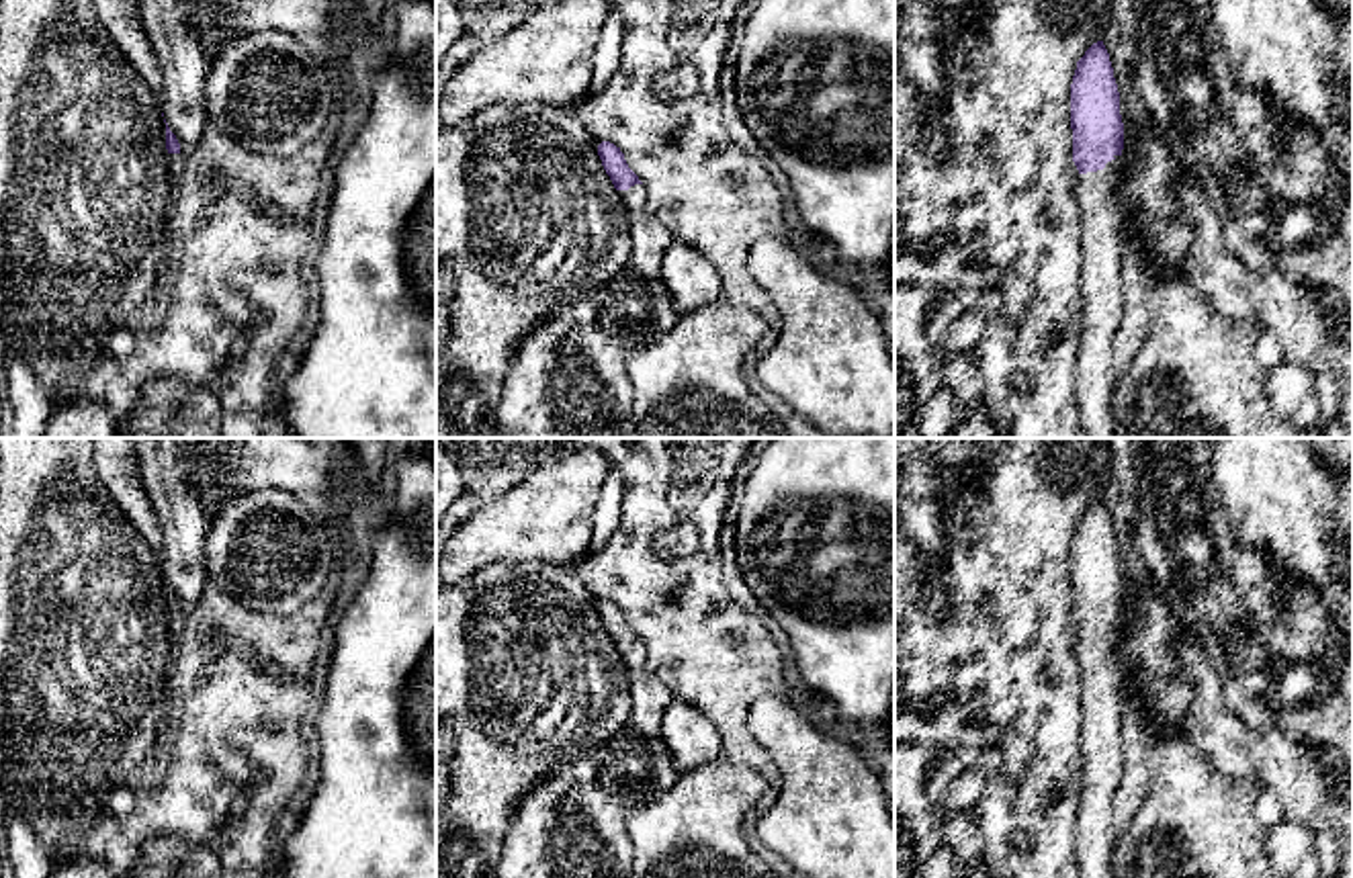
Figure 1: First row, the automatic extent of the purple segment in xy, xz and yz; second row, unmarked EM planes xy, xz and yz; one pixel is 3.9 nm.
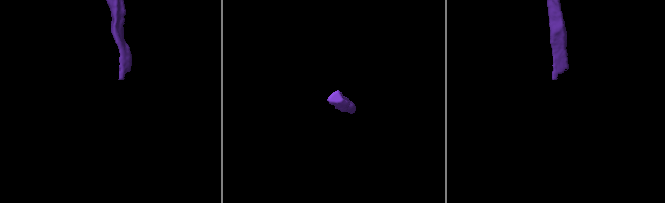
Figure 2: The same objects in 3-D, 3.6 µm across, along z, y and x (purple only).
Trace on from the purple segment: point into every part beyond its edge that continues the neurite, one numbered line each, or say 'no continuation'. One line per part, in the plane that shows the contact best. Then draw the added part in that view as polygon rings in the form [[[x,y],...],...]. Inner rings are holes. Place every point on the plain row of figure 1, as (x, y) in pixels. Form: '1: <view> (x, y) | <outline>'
1: yz (1102, 684) | [[[1120,620],[1077,634],[1081,667],[1083,792],[1077,853],[1081,878],[1114,878],[1114,798],[1124,770]]]

